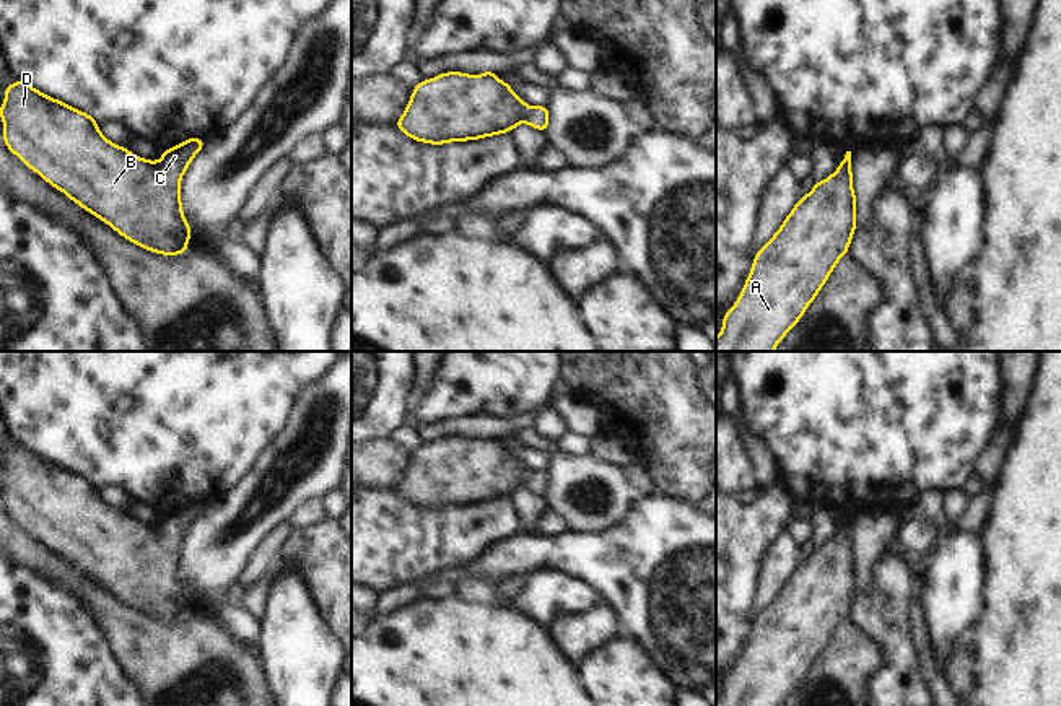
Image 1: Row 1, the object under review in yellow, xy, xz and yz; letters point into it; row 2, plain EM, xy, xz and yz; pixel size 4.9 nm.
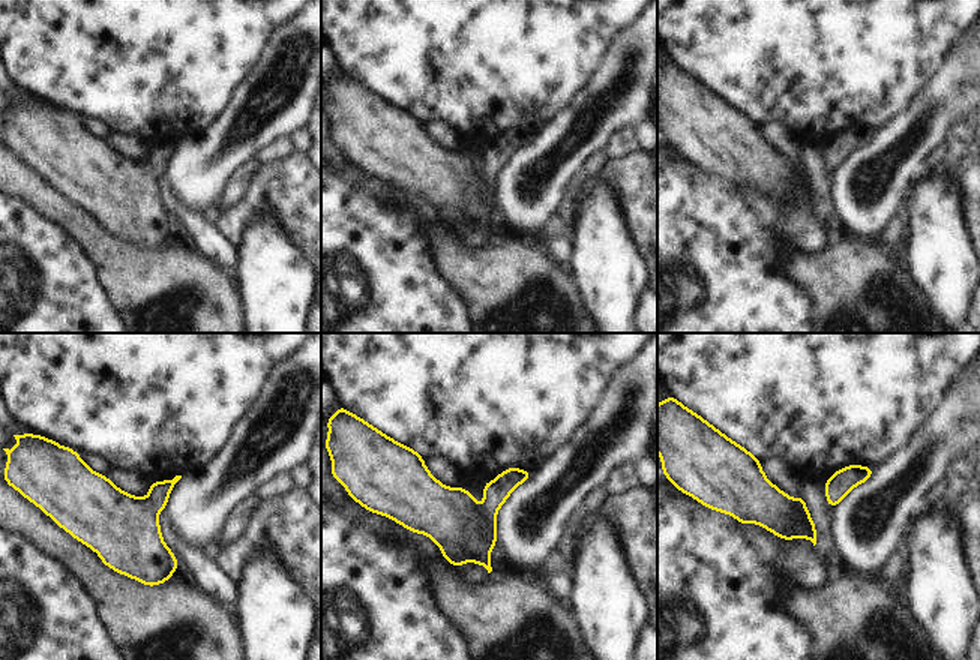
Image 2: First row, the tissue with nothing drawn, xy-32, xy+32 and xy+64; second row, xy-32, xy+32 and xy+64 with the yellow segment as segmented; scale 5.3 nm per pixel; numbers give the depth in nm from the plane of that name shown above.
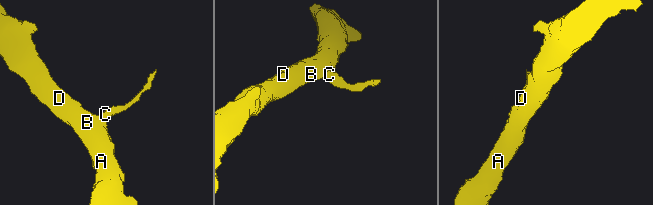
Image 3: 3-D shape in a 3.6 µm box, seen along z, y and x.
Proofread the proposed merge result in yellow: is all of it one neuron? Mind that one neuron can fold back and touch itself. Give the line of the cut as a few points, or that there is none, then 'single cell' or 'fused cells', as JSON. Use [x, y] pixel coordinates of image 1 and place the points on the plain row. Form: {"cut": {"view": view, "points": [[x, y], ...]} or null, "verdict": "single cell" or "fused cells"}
{"cut": null, "verdict": "single cell"}

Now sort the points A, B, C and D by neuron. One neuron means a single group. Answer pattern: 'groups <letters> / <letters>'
groups A B C D

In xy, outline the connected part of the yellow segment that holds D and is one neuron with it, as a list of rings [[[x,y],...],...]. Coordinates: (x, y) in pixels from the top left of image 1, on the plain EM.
[[[16,444],[5,452],[5,464],[0,472],[3,485],[3,508],[31,535],[37,537],[47,548],[63,556],[72,566],[107,587],[127,605],[159,620],[181,620],[187,617],[187,608],[194,595],[190,594],[181,564],[181,543],[190,530],[194,521],[205,511],[205,504],[190,501],[186,506],[163,516],[161,524],[151,525],[133,519],[125,511],[107,504],[88,477],[81,477],[34,451]]]

